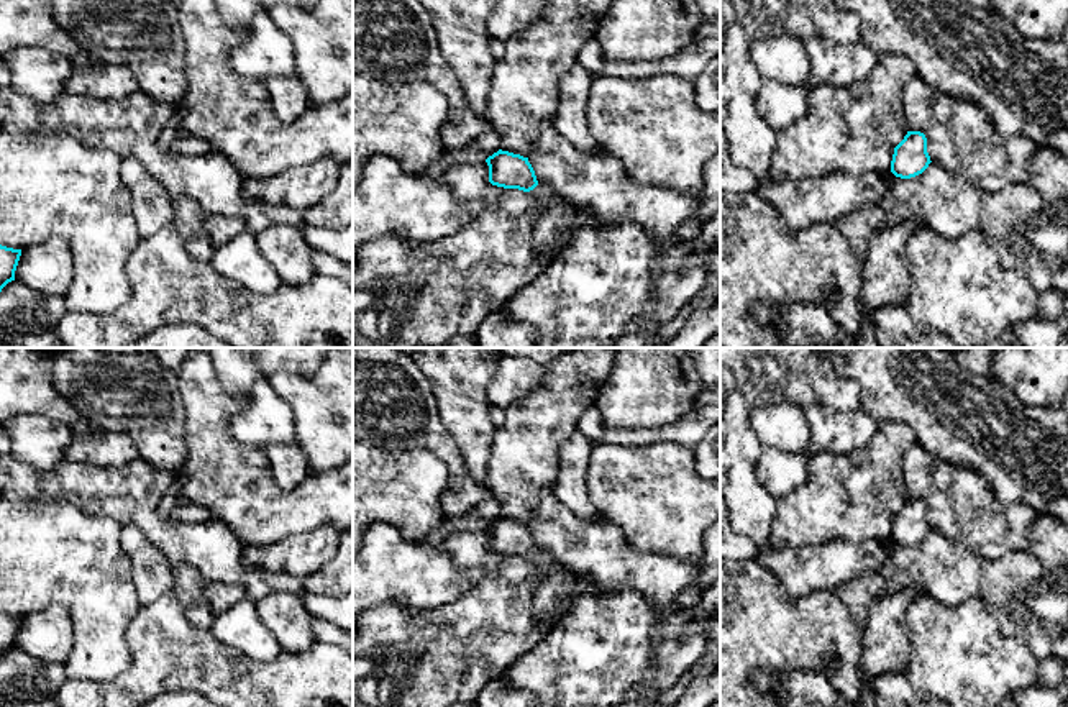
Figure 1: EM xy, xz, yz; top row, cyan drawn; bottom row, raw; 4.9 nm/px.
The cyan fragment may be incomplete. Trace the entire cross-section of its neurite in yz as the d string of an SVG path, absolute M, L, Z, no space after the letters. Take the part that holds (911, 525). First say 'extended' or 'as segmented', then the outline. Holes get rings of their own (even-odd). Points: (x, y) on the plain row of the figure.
as segmented; M907 499L904 507L894 515L891 540L901 546L911 546L922 541L930 530L925 502Z

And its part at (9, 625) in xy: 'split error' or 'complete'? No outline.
complete

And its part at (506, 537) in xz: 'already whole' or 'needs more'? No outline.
needs more

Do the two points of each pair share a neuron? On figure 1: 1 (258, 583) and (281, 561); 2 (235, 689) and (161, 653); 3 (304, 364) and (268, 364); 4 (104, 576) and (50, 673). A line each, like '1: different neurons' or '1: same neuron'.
1: different neurons
2: same neuron
3: same neuron
4: different neurons

